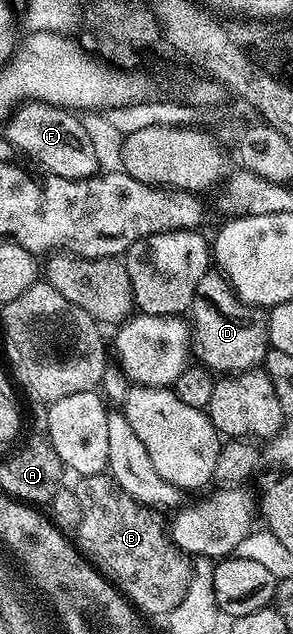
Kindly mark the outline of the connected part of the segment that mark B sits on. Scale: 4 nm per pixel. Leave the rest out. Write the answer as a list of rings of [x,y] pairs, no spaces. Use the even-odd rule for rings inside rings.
[[[110,474],[84,476],[78,483],[79,485],[74,485],[73,488],[81,502],[81,524],[77,533],[78,547],[85,553],[86,559],[94,564],[140,613],[148,617],[149,615],[166,617],[167,613],[175,609],[177,602],[185,598],[185,590],[189,590],[193,560],[172,540],[168,521],[163,521],[164,513],[158,508],[142,504],[125,490],[121,490],[121,486]]]

